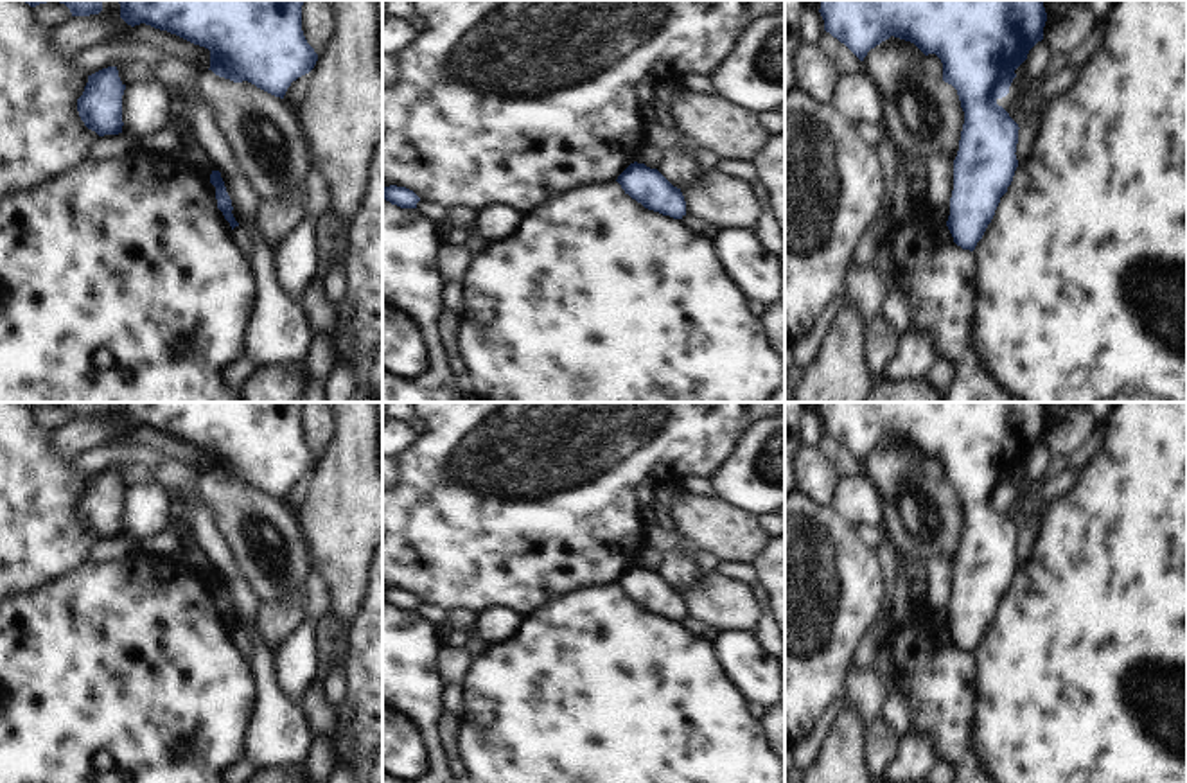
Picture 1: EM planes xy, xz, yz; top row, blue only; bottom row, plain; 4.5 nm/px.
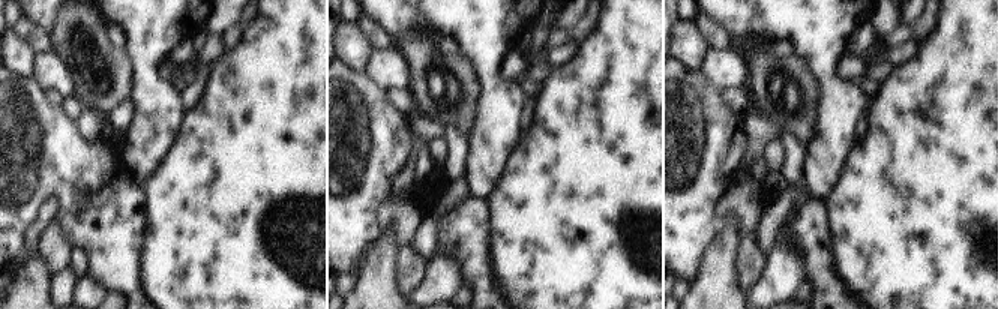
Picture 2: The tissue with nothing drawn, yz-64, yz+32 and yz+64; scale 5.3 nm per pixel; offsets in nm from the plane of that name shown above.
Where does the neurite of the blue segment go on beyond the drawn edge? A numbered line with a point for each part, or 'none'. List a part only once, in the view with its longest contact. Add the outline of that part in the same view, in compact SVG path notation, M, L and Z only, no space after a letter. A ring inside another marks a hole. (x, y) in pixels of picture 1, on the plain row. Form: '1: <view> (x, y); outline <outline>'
none

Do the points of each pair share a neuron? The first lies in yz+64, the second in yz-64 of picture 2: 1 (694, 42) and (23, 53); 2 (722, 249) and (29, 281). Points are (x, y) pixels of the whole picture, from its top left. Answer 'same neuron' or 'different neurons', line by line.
1: same neuron
2: same neuron

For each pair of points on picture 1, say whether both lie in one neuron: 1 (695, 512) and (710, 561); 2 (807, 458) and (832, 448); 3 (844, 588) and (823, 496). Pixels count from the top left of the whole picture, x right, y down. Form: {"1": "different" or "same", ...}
{"1": "different", "2": "different", "3": "different"}

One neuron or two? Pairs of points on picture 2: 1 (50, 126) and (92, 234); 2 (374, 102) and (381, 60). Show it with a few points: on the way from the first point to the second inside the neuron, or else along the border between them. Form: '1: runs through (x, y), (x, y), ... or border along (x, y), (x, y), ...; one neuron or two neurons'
1: runs through (51, 153), (77, 179), (77, 192), (89, 207); one neuron
2: border along (365, 72), (384, 92); two neurons

